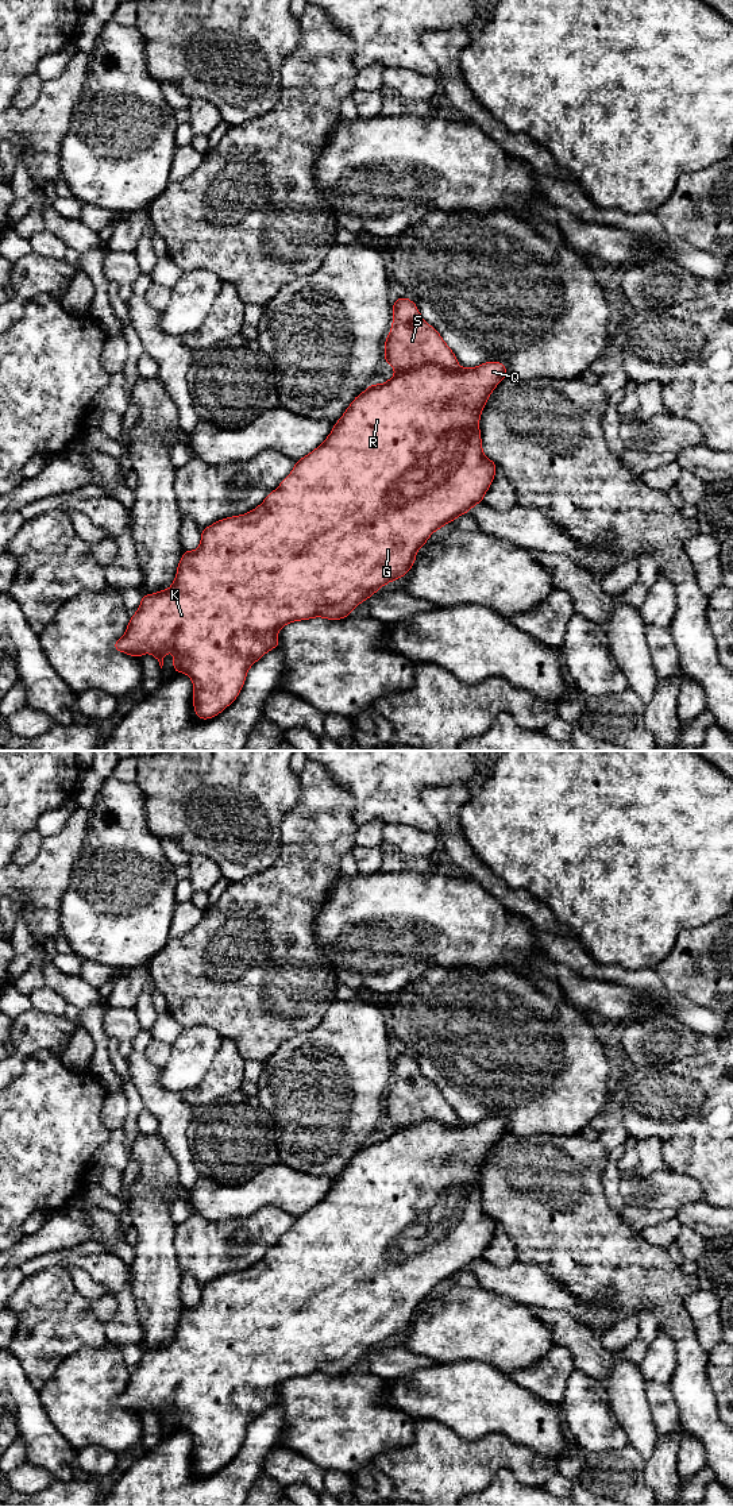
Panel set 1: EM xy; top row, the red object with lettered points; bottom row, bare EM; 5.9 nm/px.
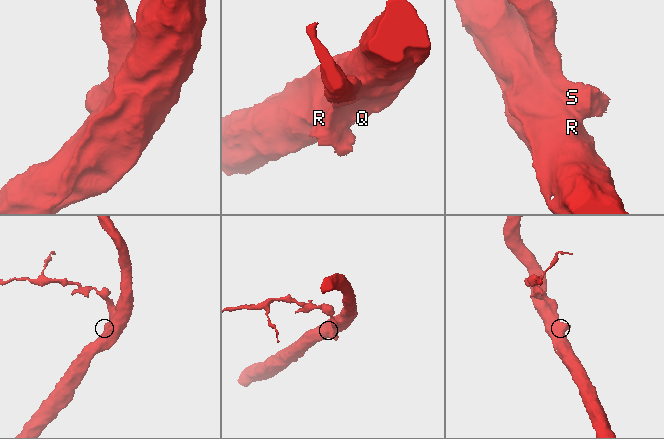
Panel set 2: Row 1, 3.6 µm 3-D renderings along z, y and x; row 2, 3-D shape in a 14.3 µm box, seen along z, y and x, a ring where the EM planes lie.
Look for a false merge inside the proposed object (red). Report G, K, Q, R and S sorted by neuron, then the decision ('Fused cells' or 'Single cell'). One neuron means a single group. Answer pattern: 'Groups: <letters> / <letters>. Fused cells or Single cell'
Groups: G K Q R / S. Fused cells

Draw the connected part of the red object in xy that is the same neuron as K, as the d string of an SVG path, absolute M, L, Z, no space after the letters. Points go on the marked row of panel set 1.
M493 361L477 367L444 370L433 365L423 365L393 378L382 385L371 384L363 393L355 397L344 415L333 424L328 438L312 452L297 460L292 473L281 485L271 492L265 501L251 512L227 517L201 531L200 547L194 551L184 551L177 567L177 577L167 590L143 596L138 612L130 618L124 636L113 644L113 650L140 658L144 652L151 654L162 668L163 655L174 654L173 668L184 672L193 681L194 713L201 720L208 720L221 713L239 695L248 668L266 652L278 647L278 631L288 623L324 617L328 620L346 618L370 596L383 585L405 577L416 560L417 551L428 537L447 523L455 521L463 513L483 501L497 470L497 465L487 459L482 451L479 419L483 406L495 386L508 377L504 363Z

